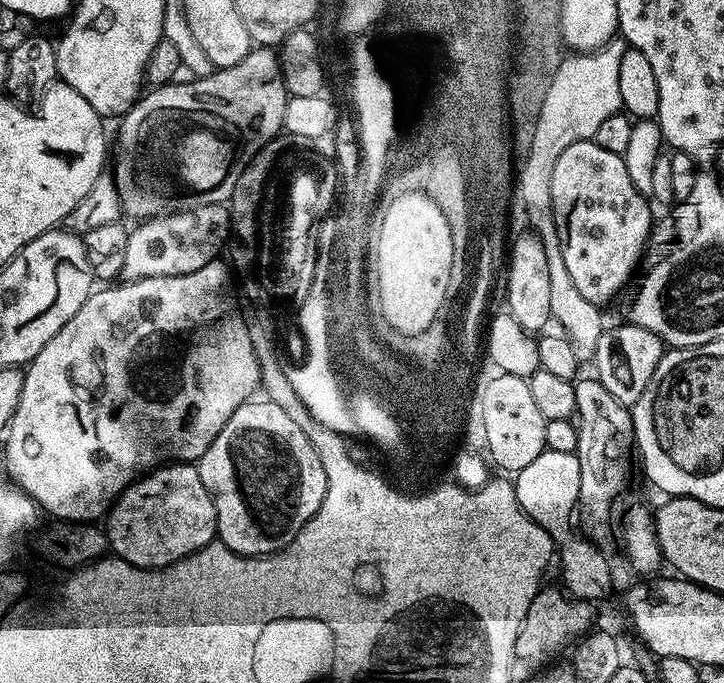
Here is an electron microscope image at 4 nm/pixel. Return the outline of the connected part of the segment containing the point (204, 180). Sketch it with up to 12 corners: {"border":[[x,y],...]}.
{"border":[[279,55],[145,91],[119,121],[132,222],[231,201],[281,135]]}

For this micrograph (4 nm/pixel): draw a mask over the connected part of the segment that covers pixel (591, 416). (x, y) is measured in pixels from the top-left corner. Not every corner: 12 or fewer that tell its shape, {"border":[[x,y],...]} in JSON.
{"border":[[575,381],[578,516],[612,516],[628,484],[629,405]]}

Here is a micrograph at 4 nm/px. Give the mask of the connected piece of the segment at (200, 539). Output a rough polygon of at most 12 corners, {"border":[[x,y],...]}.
{"border":[[192,462],[145,472],[116,497],[111,551],[165,568],[217,539]]}

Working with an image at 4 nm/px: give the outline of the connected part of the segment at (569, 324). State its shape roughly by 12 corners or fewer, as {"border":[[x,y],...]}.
{"border":[[613,38],[561,62],[514,200],[550,266],[551,319],[591,361],[606,321],[562,262],[550,182],[559,156],[621,111]]}

